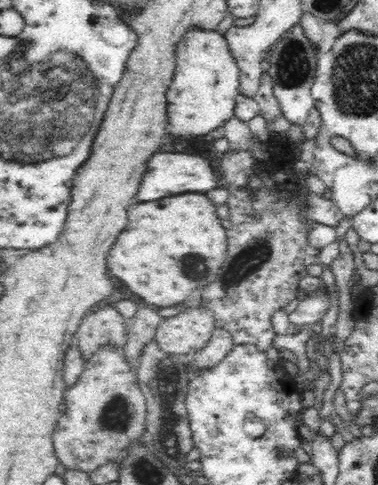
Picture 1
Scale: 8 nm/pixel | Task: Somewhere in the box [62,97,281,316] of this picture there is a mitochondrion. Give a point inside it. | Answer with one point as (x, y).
(250, 259)

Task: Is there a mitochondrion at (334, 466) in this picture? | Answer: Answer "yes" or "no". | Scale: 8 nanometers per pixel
no

